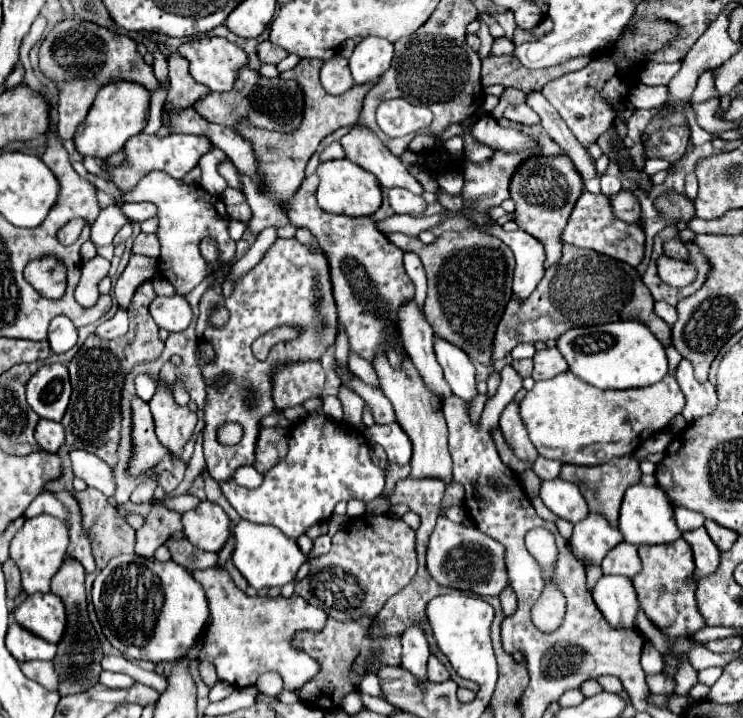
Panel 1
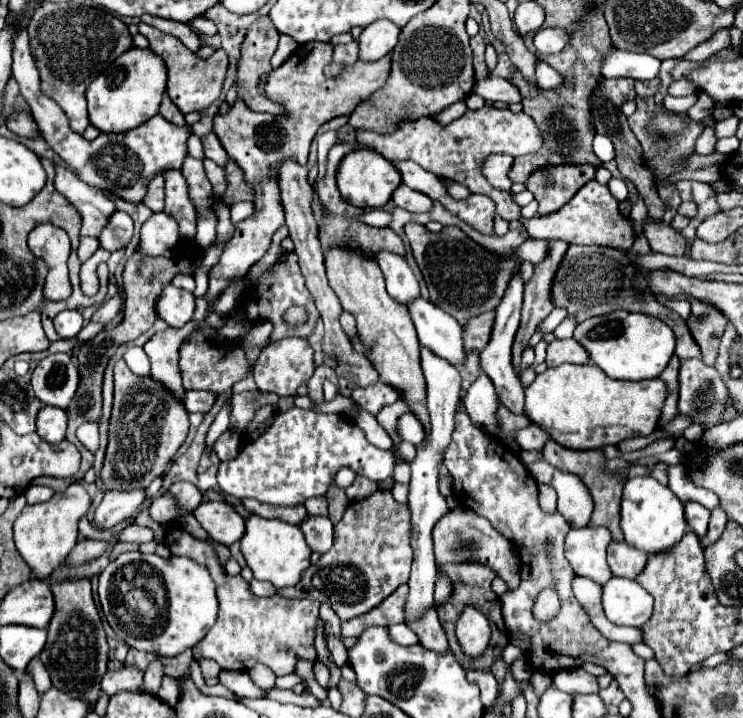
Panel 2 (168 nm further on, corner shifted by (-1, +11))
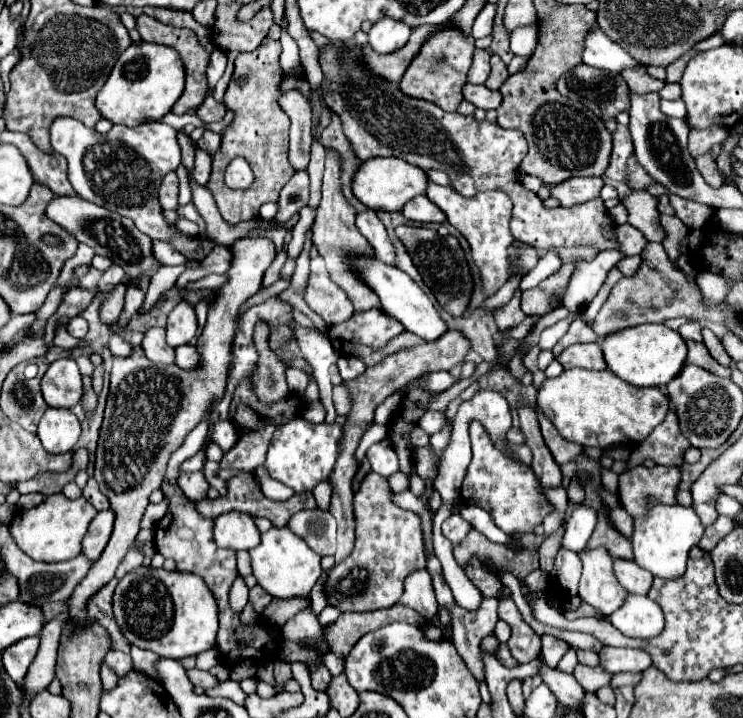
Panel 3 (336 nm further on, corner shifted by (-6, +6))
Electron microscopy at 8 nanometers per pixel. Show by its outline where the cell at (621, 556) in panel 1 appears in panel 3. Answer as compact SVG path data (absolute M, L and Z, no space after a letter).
M615 560L615 576L619 584L631 594L645 596L653 584L651 572L639 568L639 564L633 560Z

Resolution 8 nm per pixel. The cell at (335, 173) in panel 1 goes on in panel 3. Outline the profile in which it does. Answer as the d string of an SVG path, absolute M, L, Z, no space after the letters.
M373 158L367 162L361 162L355 178L353 178L353 192L355 196L371 210L403 210L403 206L419 196L425 194L427 190L427 174L413 166L407 164L405 160L399 158Z

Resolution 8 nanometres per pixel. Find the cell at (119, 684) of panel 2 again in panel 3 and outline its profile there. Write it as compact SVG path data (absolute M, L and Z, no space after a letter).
M109 650L107 656L105 656L105 662L109 664L111 670L117 672L117 676L121 674L127 674L129 670L133 670L133 660L129 654L123 654L123 652L117 652L117 650Z

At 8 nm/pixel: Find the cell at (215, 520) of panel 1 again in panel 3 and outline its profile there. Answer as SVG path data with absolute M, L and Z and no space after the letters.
M221 514L215 518L215 544L231 550L251 550L261 542L261 534L249 514Z

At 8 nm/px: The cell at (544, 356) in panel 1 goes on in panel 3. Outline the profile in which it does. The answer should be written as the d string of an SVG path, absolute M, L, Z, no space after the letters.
M597 342L573 344L561 352L557 358L563 368L585 368L585 370L607 370L603 352Z

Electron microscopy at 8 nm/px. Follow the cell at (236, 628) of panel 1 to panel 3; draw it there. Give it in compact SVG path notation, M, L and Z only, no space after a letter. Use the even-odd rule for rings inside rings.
M209 418L203 420L195 430L191 430L183 442L183 446L171 454L169 458L169 464L167 464L167 476L161 484L161 490L169 502L169 508L165 512L165 516L157 522L155 526L155 548L159 554L163 554L165 558L171 558L175 560L177 564L177 570L179 572L193 572L197 576L201 576L205 580L205 584L209 586L209 590L213 592L215 596L215 602L217 602L217 608L219 608L219 634L217 634L217 646L219 650L225 654L225 658L231 662L231 664L237 664L245 658L251 658L255 662L261 662L265 656L269 656L273 650L275 650L275 642L273 638L269 636L269 628L265 630L265 624L263 622L257 622L253 626L245 626L237 614L231 612L231 606L229 606L229 591L235 578L238 576L236 567L236 551L234 550L221 550L217 548L217 544L213 542L213 518L205 518L197 512L195 508L195 502L189 500L187 496L183 496L183 492L179 490L177 486L177 472L179 472L179 466L185 458L193 456L205 442L207 438L207 430L209 430ZM229 636L245 636L249 638L249 644L243 648L239 646L237 650L237 656L229 656L227 654L227 642L229 642Z

